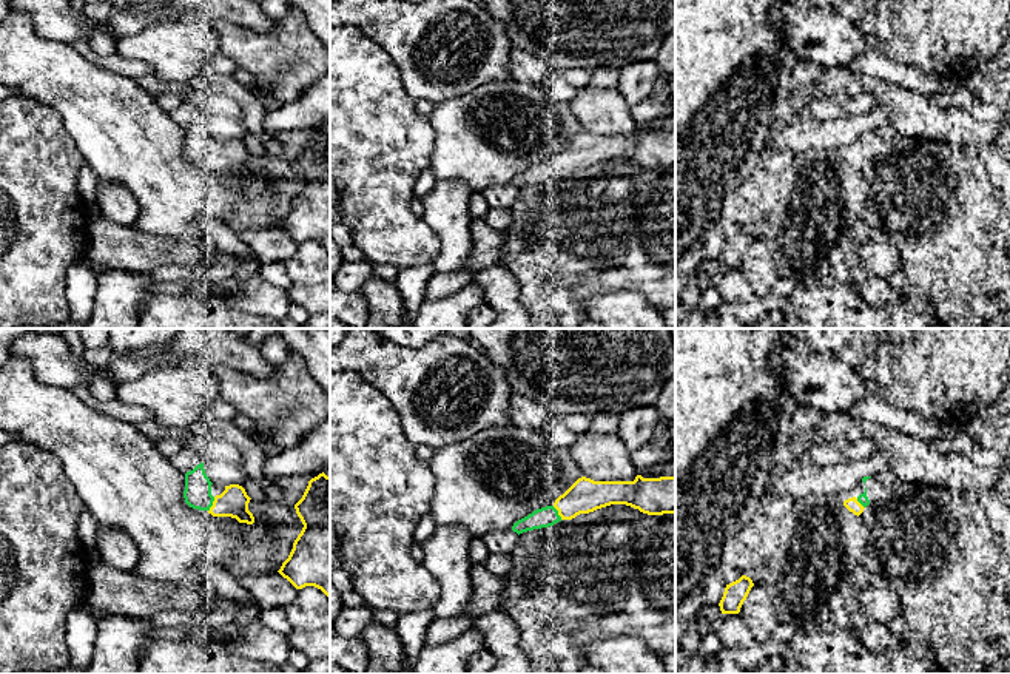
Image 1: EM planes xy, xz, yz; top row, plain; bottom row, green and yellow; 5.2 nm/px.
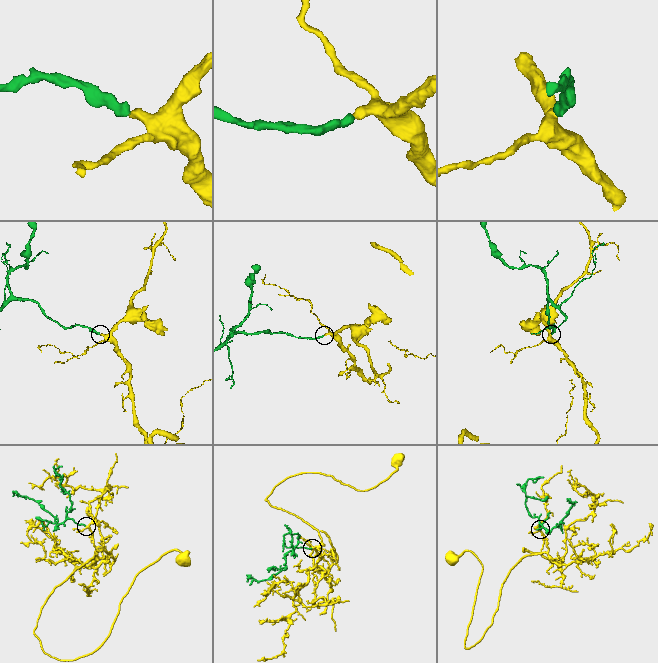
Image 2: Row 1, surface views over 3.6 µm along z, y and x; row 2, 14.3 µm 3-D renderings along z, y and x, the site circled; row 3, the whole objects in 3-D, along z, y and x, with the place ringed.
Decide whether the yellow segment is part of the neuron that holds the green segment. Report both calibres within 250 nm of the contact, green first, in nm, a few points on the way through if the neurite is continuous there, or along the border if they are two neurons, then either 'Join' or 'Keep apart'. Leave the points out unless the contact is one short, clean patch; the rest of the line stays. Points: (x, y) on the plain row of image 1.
Thickness 140 nm (green) against 160 nm. Join

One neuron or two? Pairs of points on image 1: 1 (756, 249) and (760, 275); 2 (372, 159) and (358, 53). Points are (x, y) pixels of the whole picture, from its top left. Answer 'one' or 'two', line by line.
1: one
2: one

